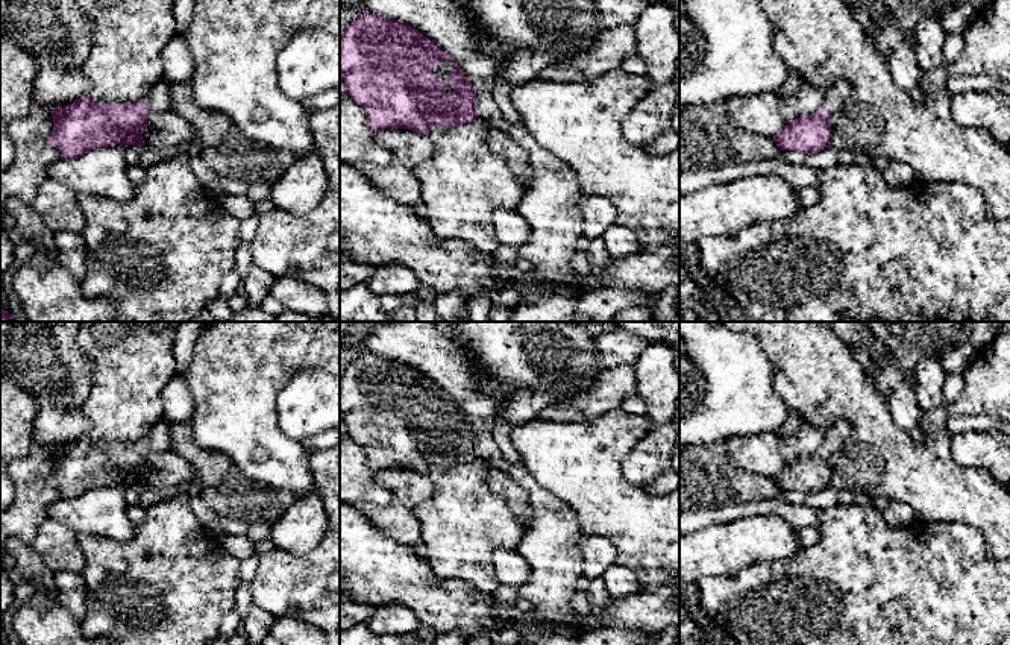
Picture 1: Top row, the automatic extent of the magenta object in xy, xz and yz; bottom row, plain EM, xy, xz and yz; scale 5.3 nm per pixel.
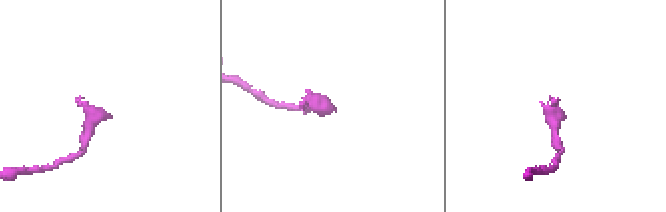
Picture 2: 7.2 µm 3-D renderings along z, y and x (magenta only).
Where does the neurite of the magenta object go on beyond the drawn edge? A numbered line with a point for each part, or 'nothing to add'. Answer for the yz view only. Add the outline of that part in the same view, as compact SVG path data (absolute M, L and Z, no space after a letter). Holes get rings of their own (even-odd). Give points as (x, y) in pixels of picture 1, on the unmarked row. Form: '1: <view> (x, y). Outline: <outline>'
1: yz (834, 437). Outline: M836 422L831 428L827 429L822 446L827 448L828 455L842 451L843 443L849 433L851 433L849 422Z

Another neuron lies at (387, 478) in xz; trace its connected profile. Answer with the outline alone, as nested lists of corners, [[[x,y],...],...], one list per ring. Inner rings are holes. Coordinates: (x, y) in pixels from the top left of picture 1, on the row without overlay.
[[[385,469],[376,480],[391,492],[391,501],[387,505],[359,502],[353,507],[387,537],[414,548],[420,540],[420,524],[414,508],[432,493],[429,475],[409,469]]]

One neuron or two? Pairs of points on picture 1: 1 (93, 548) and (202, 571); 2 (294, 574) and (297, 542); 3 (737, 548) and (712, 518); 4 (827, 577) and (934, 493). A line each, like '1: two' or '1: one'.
1: one
2: two
3: two
4: two

